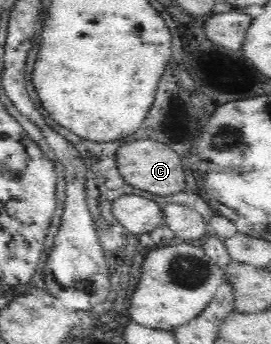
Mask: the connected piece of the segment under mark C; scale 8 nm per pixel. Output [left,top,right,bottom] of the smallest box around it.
[116,140,185,196]

